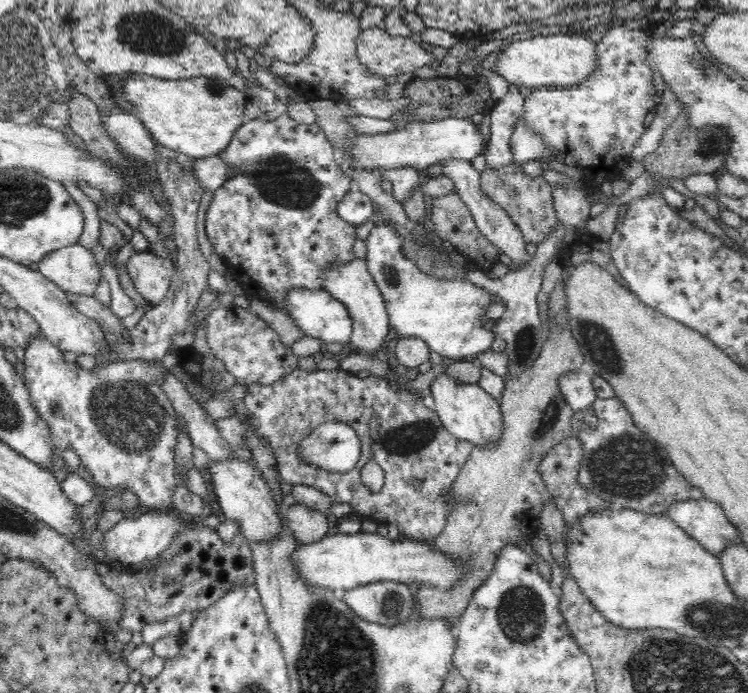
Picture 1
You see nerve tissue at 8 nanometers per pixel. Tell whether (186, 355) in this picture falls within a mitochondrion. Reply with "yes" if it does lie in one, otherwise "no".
no

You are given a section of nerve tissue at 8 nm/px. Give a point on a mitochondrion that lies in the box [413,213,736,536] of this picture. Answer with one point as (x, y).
(629, 467)

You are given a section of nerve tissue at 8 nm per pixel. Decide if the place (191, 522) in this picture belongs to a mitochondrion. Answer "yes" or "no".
no

